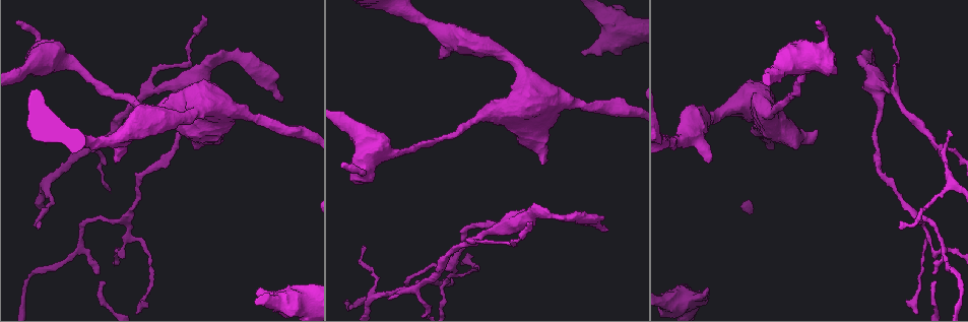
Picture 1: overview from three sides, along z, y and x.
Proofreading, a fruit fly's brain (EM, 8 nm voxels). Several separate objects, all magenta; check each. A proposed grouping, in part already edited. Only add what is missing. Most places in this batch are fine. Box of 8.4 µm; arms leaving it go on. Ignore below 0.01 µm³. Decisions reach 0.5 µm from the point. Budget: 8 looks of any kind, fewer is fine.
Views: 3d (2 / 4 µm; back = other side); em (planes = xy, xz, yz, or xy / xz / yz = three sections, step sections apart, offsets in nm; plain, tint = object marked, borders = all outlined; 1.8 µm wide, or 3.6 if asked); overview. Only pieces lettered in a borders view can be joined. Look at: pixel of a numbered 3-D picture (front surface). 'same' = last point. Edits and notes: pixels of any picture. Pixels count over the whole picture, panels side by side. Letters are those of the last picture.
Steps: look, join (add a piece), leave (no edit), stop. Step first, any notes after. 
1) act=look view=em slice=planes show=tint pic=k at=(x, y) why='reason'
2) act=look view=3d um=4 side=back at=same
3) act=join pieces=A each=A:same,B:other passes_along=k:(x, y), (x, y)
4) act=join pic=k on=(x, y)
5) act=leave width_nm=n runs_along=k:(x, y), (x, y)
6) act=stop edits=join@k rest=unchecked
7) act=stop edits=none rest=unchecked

act=look view=3d um=4 pic=1 at=(283, 99) why='free end'

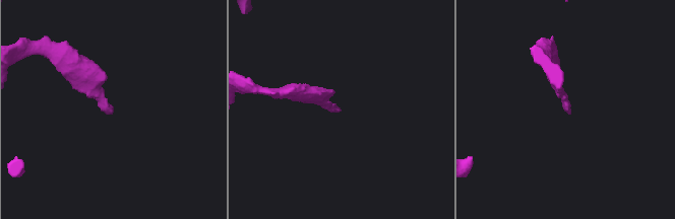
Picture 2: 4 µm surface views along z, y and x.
act=look view=em slice=planes show=tint pic=2 at=(113, 108)

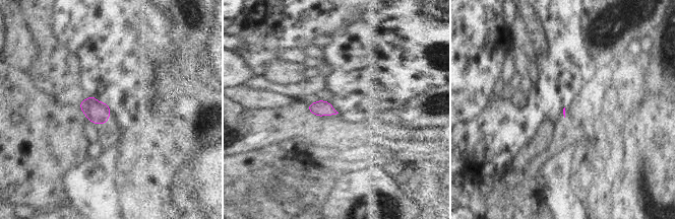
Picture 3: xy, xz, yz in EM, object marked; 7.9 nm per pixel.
act=look view=em slice=planes show=borders at=same

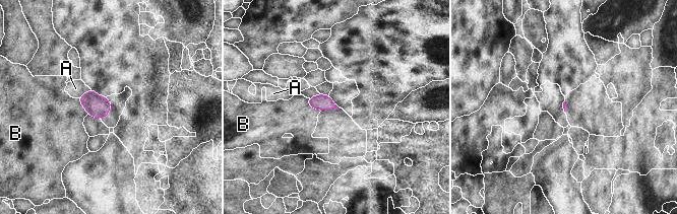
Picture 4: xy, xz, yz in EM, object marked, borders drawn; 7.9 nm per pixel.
act=leave each=A:other,B:other border=4:(307, 99), (311, 106), (320, 111) found='none of them fits'

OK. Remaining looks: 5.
act=look view=3d um=2 pic=1 at=(541, 162) why='branch stops here'

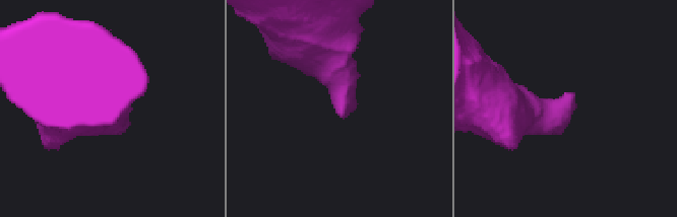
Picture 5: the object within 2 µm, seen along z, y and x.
act=look view=em slice=planes show=tint pic=5 at=(343, 113)

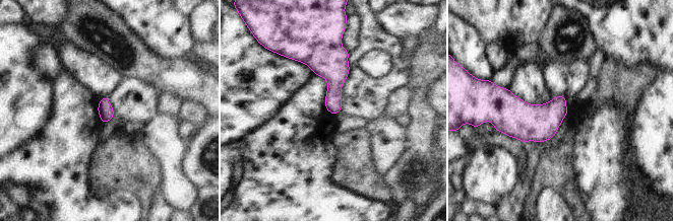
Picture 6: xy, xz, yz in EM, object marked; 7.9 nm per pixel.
act=look view=em slice=planes show=borders at=same

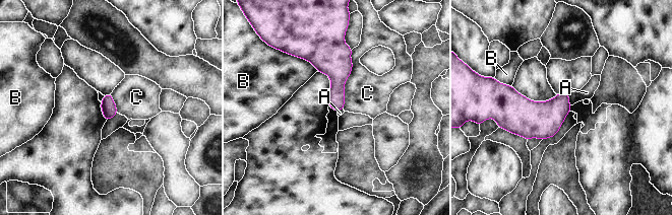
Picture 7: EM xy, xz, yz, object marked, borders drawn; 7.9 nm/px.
act=leave each=A:other,B:other,C:other border=7:(568, 94), (568, 102), (570, 104) found='no lettered piece goes on from it'

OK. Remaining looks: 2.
act=look view=em slice=xy step=8 show=tint pic=1 at=(708, 291) why='free end'

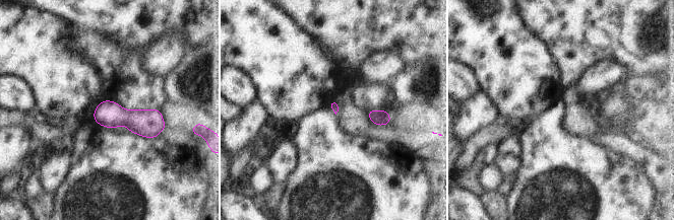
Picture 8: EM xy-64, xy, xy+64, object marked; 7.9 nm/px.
act=look view=em slice=xy step=8 show=borders at=same

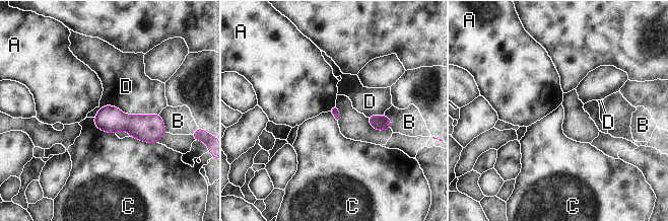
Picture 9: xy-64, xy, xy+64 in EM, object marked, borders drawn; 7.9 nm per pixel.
act=leave longest_contact=D:500nm each=A:other,B:other,C:other,D:other border=9:(93, 118), (101, 130), (115, 134) found='none of them fits'

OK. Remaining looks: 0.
act=stop edits=none rest=unchecked

